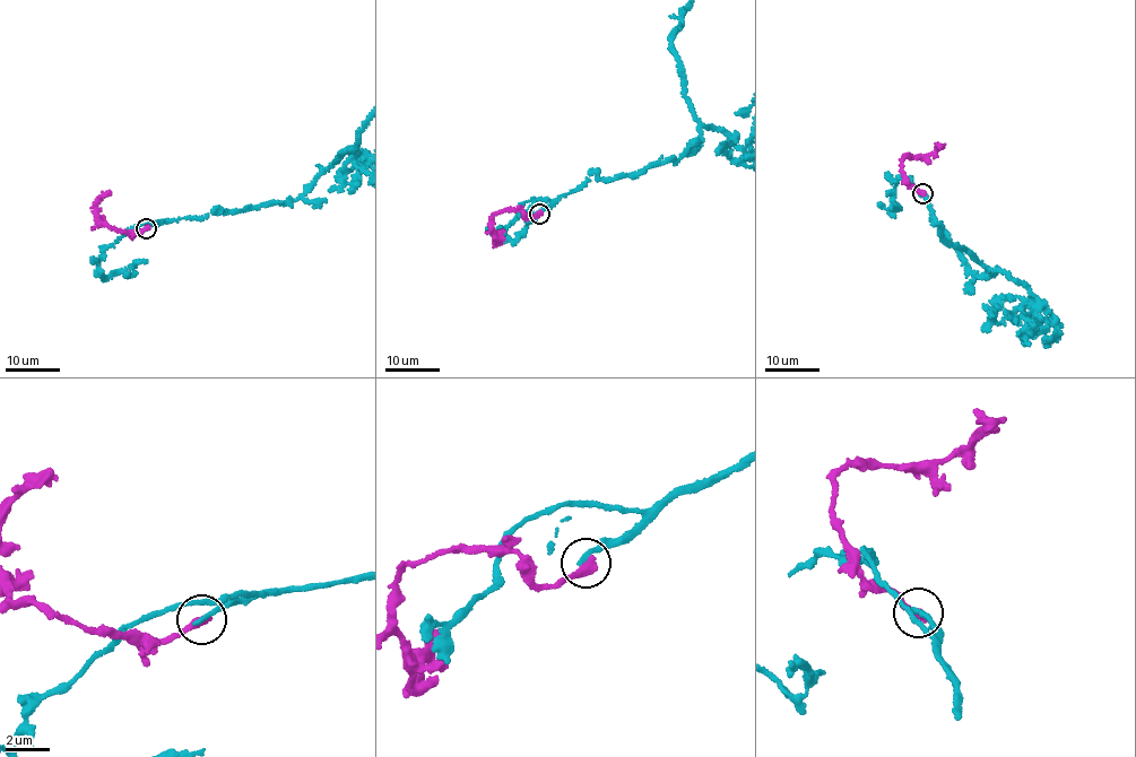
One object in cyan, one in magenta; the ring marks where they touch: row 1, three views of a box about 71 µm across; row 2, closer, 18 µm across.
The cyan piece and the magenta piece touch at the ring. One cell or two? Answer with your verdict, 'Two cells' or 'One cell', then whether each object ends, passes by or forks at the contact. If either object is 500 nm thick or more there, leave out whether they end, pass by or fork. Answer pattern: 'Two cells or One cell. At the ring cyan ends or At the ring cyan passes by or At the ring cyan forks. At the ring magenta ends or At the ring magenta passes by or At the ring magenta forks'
Two cells. At the ring cyan ends. At the ring magenta ends

